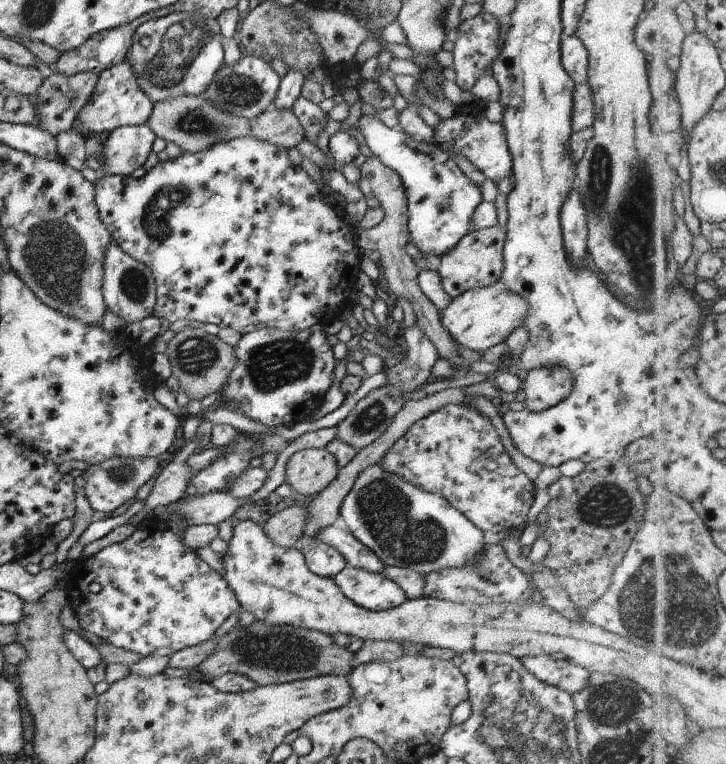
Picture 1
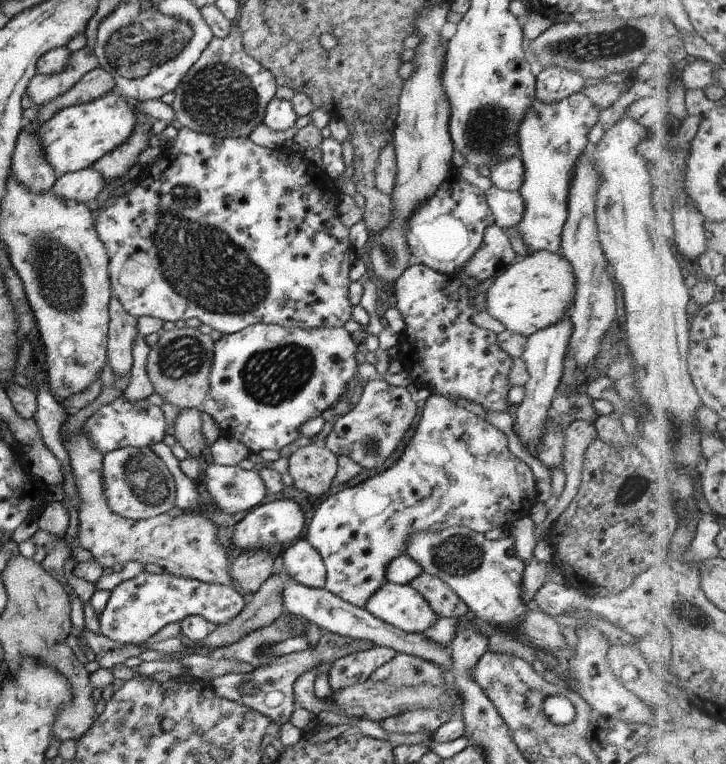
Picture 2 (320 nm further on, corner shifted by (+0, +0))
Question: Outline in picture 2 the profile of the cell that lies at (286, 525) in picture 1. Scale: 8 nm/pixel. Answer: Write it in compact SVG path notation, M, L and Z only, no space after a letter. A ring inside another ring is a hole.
M247 550L235 553L229 561L228 570L236 592L251 595L269 578L274 557L265 550Z

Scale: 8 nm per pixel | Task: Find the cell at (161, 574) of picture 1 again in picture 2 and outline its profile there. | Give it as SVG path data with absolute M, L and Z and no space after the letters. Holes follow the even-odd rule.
M141 571L110 590L109 598L98 615L99 633L121 644L141 645L165 624L178 623L190 614L199 614L211 627L226 624L239 614L245 599L229 585L204 583L164 571L161 574Z

